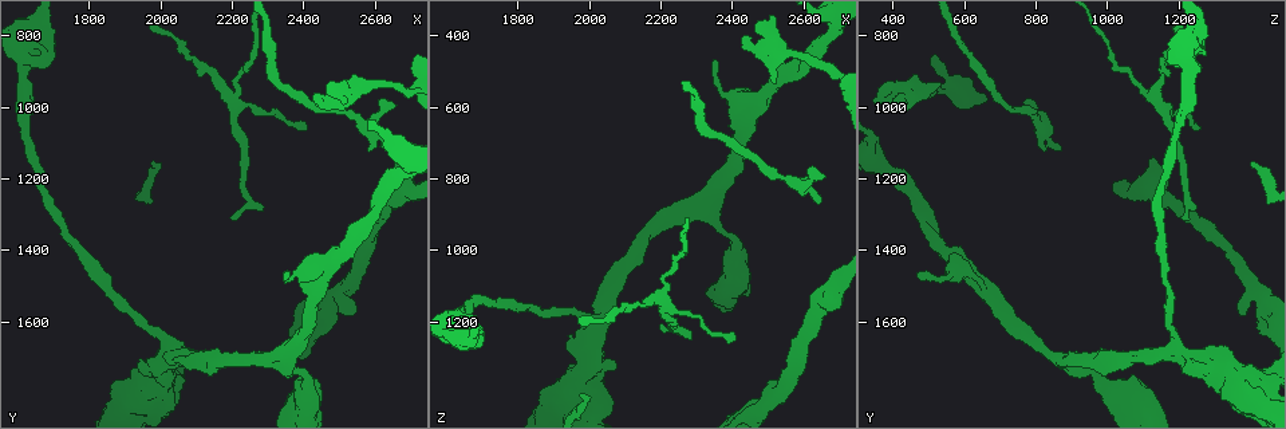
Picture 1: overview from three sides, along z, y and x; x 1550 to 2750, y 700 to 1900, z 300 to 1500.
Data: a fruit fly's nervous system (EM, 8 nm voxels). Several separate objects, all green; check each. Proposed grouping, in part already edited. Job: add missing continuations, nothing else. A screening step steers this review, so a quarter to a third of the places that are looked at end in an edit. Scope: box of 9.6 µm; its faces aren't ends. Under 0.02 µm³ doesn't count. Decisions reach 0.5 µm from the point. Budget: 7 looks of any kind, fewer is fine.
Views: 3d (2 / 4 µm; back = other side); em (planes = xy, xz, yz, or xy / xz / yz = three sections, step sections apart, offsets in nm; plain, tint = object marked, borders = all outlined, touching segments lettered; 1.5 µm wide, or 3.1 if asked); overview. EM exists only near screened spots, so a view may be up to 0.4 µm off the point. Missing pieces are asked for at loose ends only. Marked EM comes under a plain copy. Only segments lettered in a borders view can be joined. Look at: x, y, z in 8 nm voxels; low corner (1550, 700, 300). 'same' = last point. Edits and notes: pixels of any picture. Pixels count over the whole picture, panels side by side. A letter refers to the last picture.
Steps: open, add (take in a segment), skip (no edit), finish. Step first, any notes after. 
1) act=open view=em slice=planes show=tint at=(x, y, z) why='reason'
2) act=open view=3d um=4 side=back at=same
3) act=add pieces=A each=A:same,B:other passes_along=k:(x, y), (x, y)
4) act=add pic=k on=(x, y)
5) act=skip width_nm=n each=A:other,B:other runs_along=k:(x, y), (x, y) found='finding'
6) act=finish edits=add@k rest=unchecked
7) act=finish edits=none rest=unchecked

act=open view=em slice=xy step=4 show=tint at=(1700, 800, 1230)

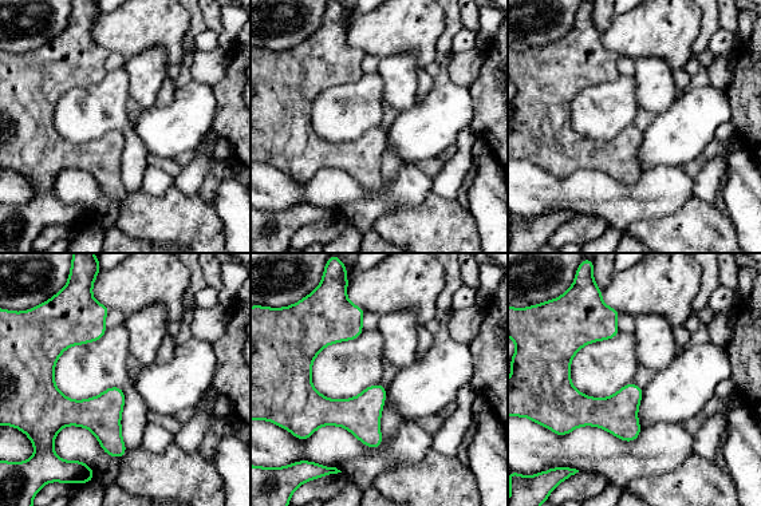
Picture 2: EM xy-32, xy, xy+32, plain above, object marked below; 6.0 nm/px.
act=open view=em slice=planes show=borders at=same

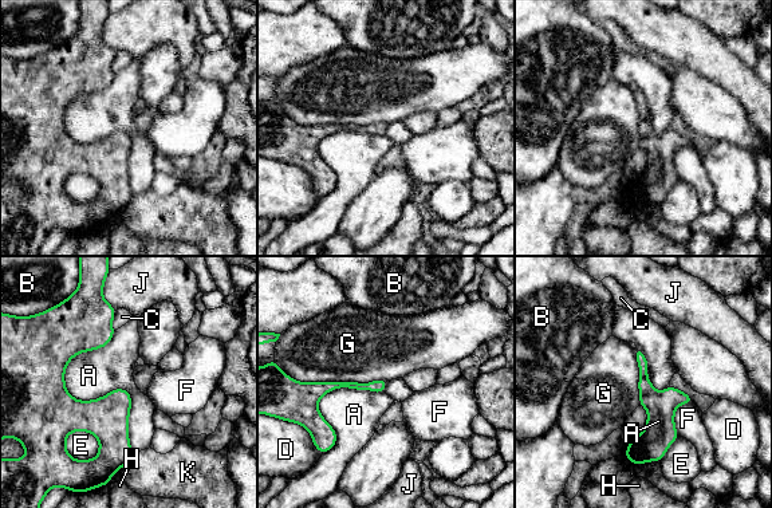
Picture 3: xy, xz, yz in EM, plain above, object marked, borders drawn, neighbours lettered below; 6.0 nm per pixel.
act=skip longest_contact=A:750nm each=A:other,B:other,C:other,D:other,E:other,F:other,G:other,H:other,J:other,K:other border=3:(294, 378), (302, 382), (386, 381) found='no lettered segment goes on from it'

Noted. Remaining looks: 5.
act=open view=3d um=4 at=(2410, 1050, 1250) why='an open end'

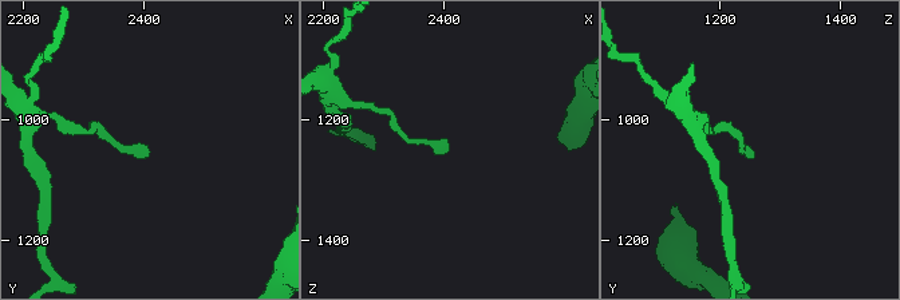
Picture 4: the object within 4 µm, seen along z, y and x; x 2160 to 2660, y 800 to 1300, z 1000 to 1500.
act=open view=em slice=planes show=borders at=(2405, 1060, 1250)

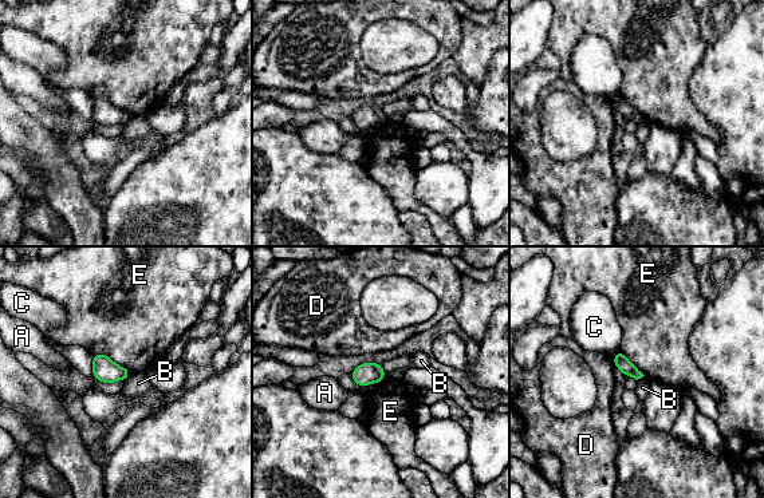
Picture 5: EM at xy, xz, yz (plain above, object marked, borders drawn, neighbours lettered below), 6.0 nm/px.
act=skip width_nm=90 each=A:other,B:other,C:other,D:other,E:other border=5:(386, 374), (381, 382) found='none of them fits'

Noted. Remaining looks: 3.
act=open view=em slice=planes show=borders at=(2630, 980, 760) why='branch stops here'

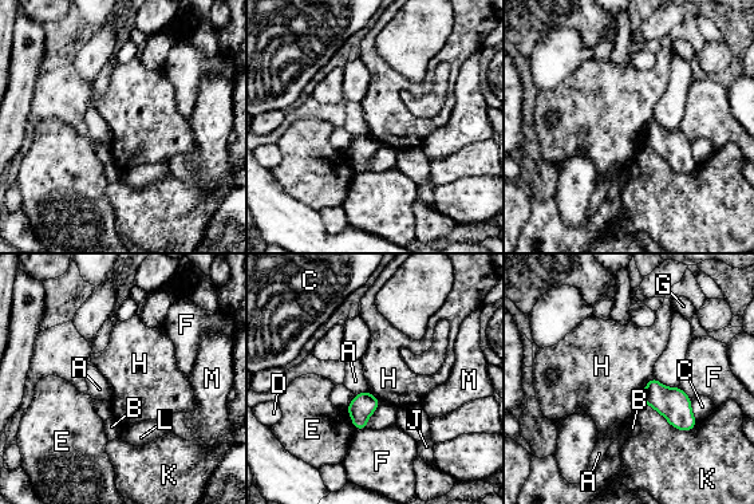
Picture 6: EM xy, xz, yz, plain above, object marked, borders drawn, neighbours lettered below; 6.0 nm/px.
act=skip width_nm=150 each=A:other,B:other,C:other,D:other,E:other,F:other,G:other,H:other,J:other,K:other,L:other,M:other border=6:(652, 375), (640, 397) found='no lettered segment goes on from it'

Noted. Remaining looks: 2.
act=finish edits=none rest=unchecked

